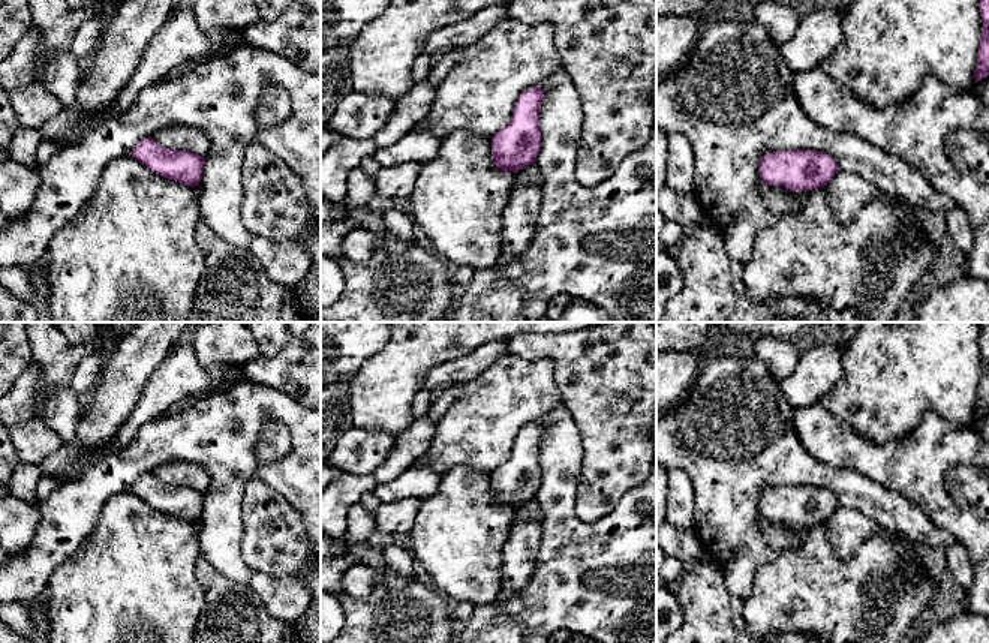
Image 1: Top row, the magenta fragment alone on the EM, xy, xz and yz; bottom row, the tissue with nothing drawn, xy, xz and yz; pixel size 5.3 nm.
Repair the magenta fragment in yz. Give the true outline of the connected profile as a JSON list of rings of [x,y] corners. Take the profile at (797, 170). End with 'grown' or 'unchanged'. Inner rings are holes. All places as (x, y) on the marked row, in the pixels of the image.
[[[779,150],[766,153],[758,166],[767,184],[779,184],[794,192],[824,187],[839,171],[836,160],[817,150]]] | unchanged

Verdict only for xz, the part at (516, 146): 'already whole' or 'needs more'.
already whole

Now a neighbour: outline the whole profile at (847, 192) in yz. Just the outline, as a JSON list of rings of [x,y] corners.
[[[842,169],[835,174],[824,189],[833,217],[842,225],[850,225],[865,204],[884,198],[883,192],[865,178]]]

